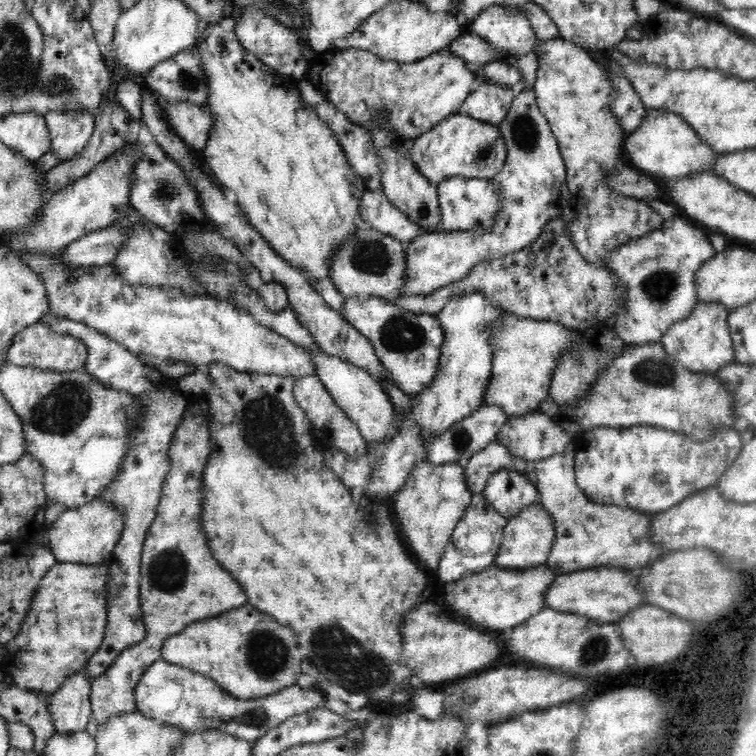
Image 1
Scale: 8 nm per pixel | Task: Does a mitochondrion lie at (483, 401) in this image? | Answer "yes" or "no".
no

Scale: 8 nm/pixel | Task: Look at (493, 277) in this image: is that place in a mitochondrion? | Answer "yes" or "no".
no

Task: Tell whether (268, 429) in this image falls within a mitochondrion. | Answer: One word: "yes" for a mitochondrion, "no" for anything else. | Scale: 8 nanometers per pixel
yes

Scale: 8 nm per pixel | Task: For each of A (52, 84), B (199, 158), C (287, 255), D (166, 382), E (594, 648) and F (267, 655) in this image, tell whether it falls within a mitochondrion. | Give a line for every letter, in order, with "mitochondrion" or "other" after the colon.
A: mitochondrion
B: other
C: other
D: other
E: mitochondrion
F: mitochondrion

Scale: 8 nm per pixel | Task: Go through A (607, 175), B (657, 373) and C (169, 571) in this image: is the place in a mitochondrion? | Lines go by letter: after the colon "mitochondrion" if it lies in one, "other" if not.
A: other
B: mitochondrion
C: mitochondrion

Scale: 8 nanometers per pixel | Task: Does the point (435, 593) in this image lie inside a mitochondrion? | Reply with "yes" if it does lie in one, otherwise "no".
no

